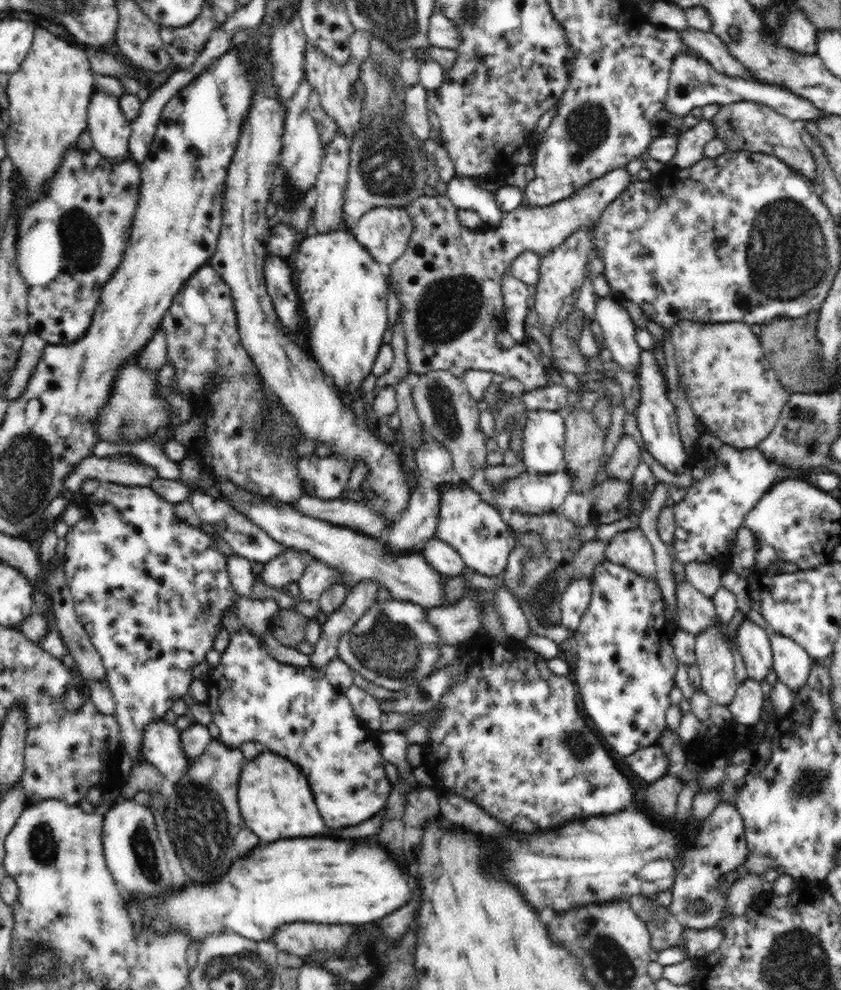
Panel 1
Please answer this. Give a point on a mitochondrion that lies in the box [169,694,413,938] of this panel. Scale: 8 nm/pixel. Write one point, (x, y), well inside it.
(202, 834)

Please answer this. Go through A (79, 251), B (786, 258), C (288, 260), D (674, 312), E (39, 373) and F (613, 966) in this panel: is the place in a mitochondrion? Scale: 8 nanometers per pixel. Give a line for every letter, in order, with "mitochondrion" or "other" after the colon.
A: mitochondrion
B: mitochondrion
C: other
D: other
E: other
F: mitochondrion

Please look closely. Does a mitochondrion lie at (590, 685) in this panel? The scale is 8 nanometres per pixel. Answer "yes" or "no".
no

